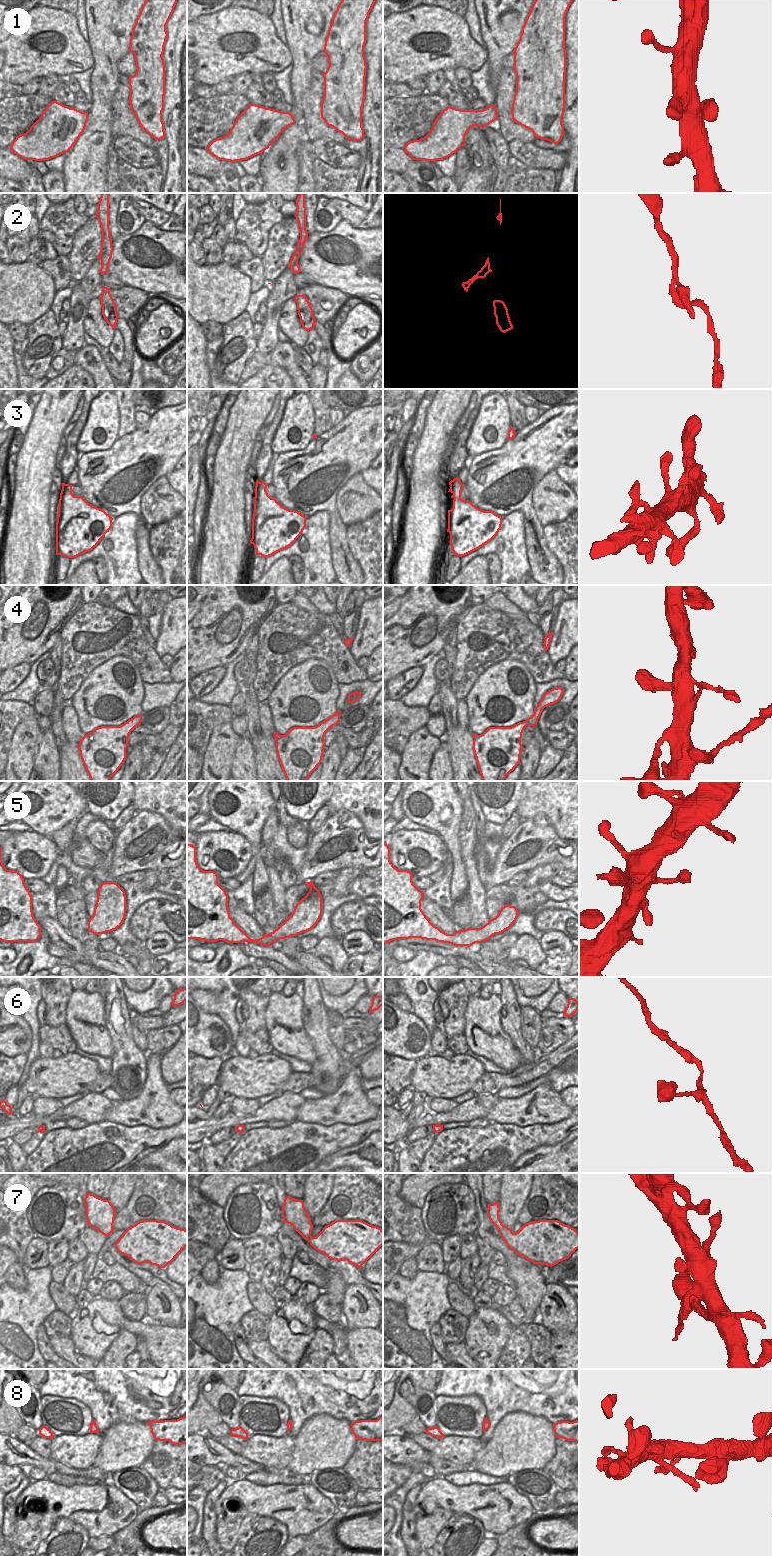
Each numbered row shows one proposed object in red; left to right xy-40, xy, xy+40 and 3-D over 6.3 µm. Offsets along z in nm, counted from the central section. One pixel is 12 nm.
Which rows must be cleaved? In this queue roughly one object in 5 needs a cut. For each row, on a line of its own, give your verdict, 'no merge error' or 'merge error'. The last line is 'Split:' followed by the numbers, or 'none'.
1: no merge error
2: no merge error
3: no merge error
4: no merge error
5: no merge error
6: no merge error
7: no merge error
8: no merge error
Split: none

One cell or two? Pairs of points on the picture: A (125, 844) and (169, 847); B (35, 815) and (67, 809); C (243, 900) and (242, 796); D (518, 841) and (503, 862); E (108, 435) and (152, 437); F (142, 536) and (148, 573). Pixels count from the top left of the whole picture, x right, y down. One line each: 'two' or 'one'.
A: one
B: one
C: two
D: one
E: two
F: one

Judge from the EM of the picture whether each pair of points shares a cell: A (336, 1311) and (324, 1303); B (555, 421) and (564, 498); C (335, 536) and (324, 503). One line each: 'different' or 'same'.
A: same
B: different
C: same

